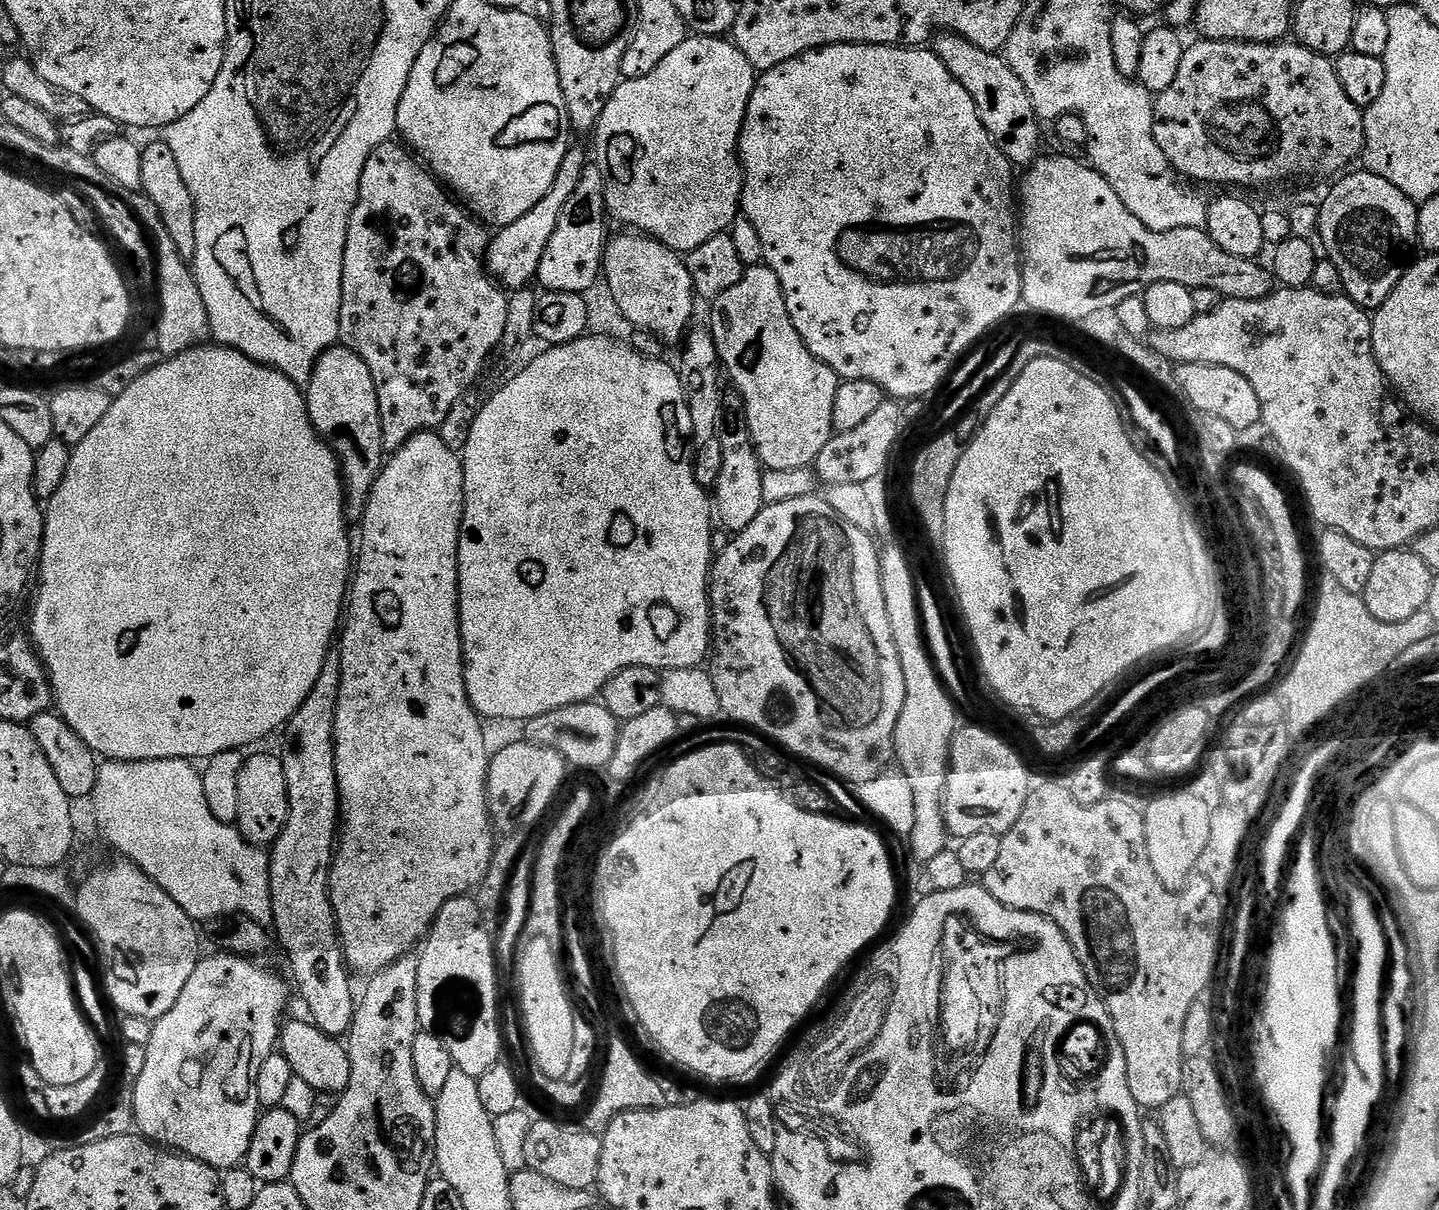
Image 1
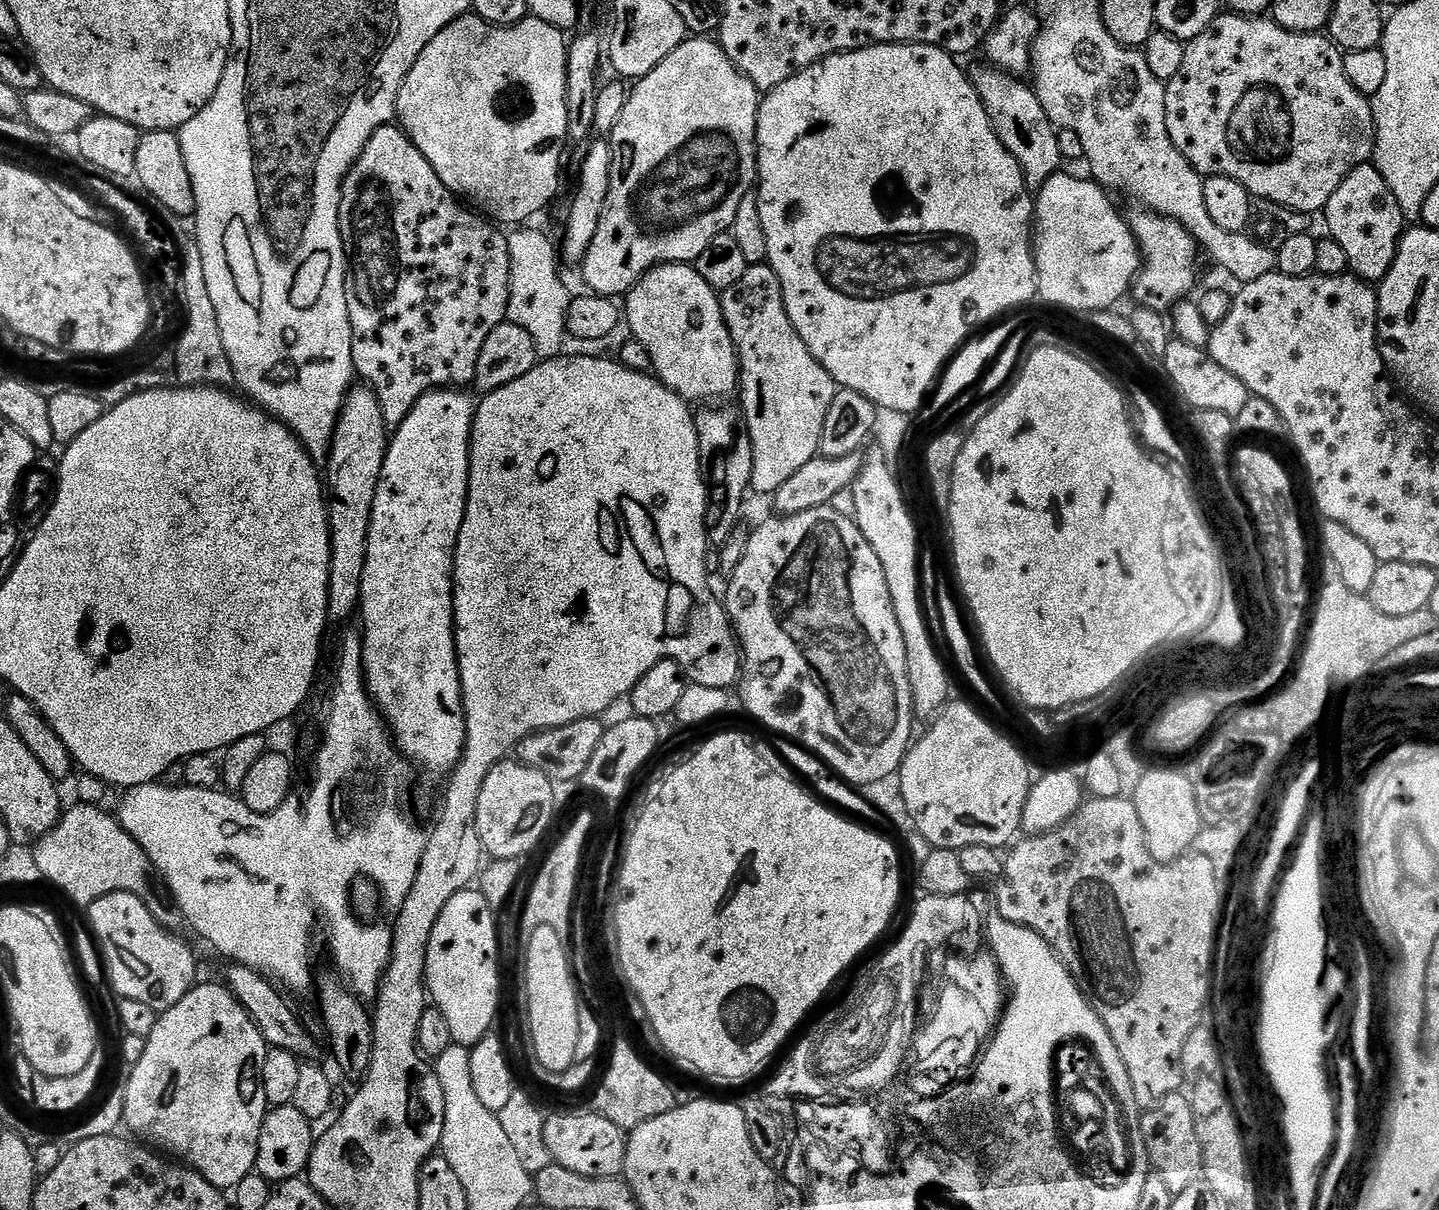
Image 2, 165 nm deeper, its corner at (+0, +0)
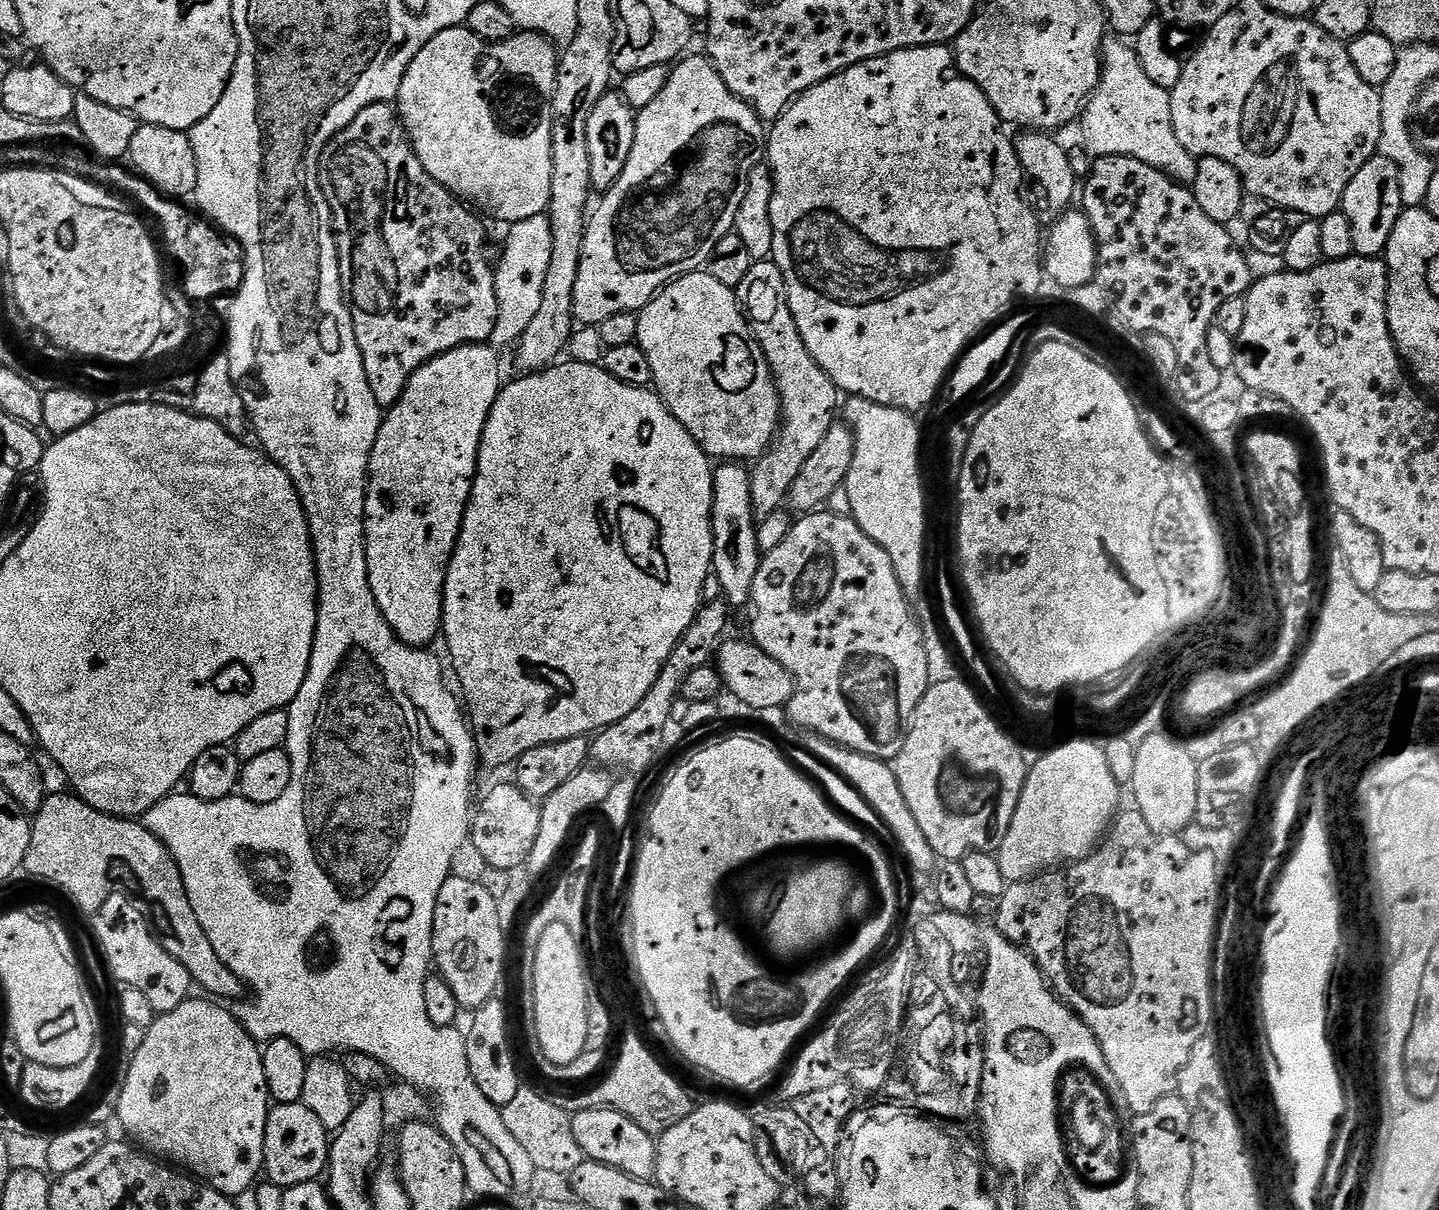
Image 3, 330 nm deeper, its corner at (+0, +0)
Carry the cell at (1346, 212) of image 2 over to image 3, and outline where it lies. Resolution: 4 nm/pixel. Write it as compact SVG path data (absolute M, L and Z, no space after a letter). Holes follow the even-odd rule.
M1371 156L1344 191L1342 210L1353 228L1355 255L1383 257L1403 208L1402 190L1398 190L1398 166L1385 156Z

